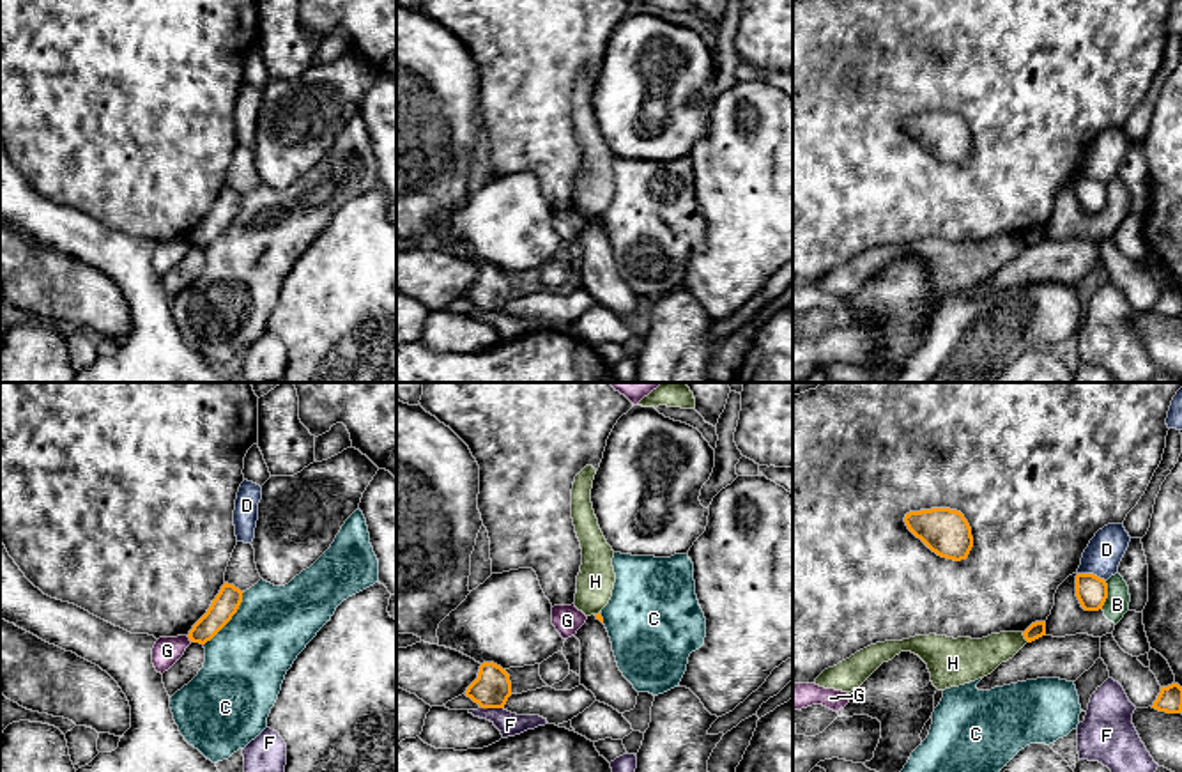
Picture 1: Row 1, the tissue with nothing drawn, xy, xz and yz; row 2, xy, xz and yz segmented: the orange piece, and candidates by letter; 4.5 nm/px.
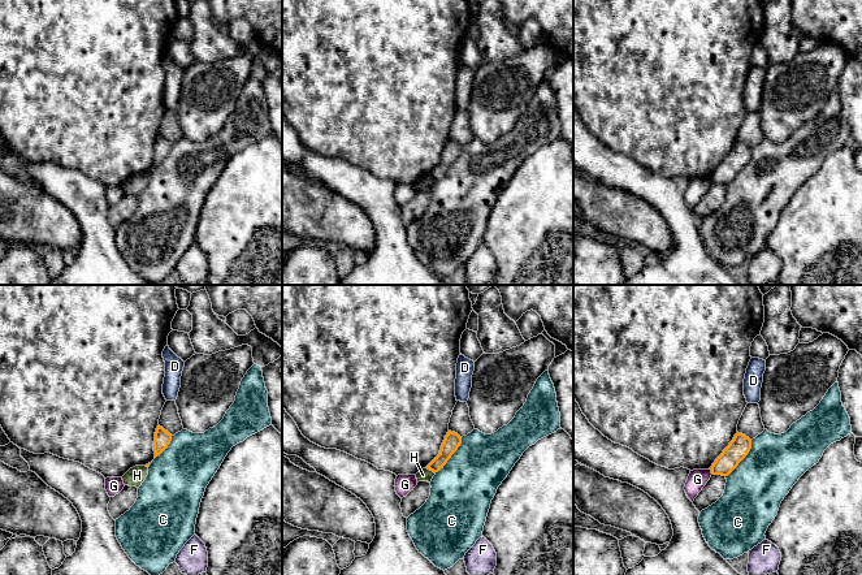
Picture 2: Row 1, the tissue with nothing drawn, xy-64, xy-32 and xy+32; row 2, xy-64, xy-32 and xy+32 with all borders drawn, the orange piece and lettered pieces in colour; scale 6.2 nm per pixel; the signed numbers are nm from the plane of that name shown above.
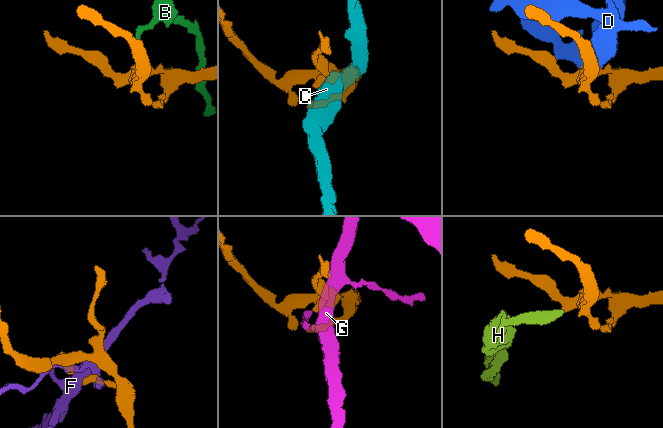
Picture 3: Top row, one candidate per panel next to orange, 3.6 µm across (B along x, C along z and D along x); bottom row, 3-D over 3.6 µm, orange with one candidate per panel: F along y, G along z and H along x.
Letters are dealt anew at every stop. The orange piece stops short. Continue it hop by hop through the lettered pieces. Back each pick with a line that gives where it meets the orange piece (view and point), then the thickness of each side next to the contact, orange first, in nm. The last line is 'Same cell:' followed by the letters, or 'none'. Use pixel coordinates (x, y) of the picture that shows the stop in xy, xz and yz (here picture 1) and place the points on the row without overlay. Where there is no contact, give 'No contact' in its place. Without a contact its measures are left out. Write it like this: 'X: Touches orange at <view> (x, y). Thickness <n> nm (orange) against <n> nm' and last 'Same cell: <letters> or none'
Same cell: none

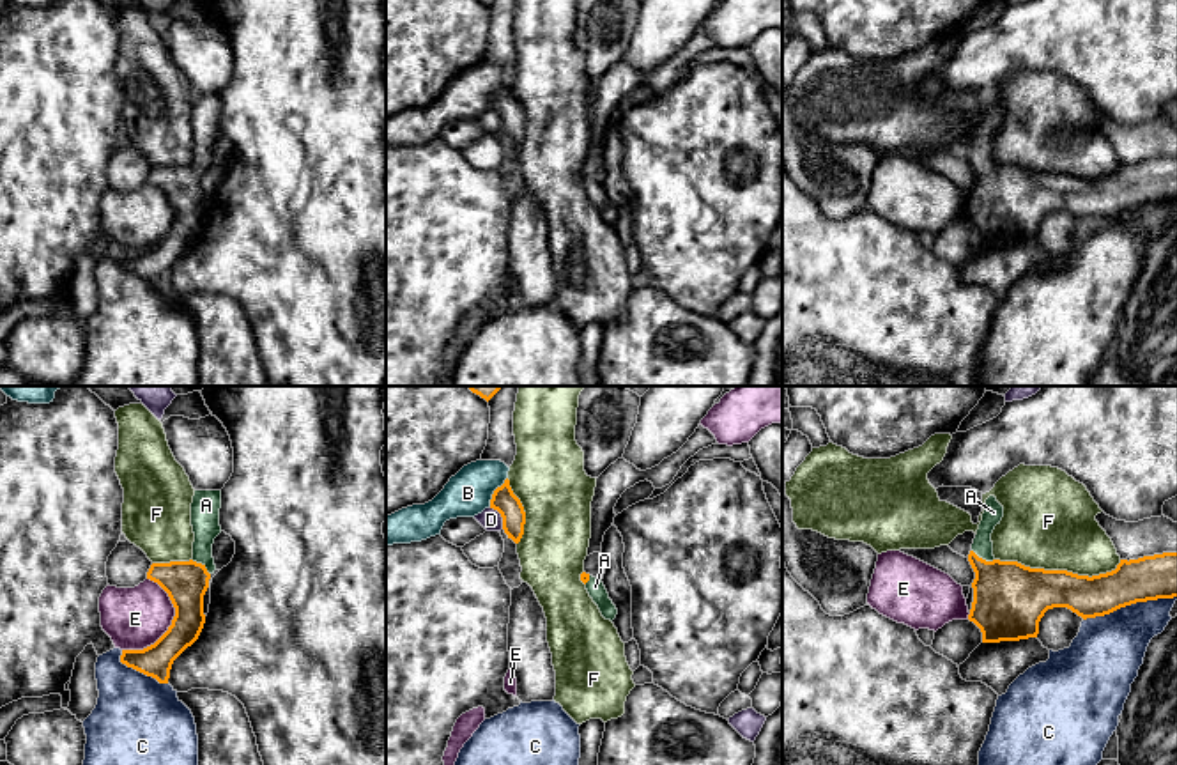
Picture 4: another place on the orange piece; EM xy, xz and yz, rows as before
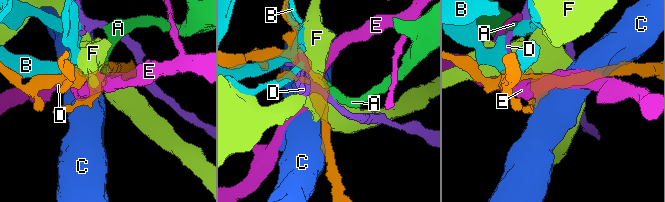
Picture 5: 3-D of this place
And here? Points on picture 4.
A: Touches orange at xy (202, 169). Thickness 190 nm (orange) against 130 nm
Same cell: A

